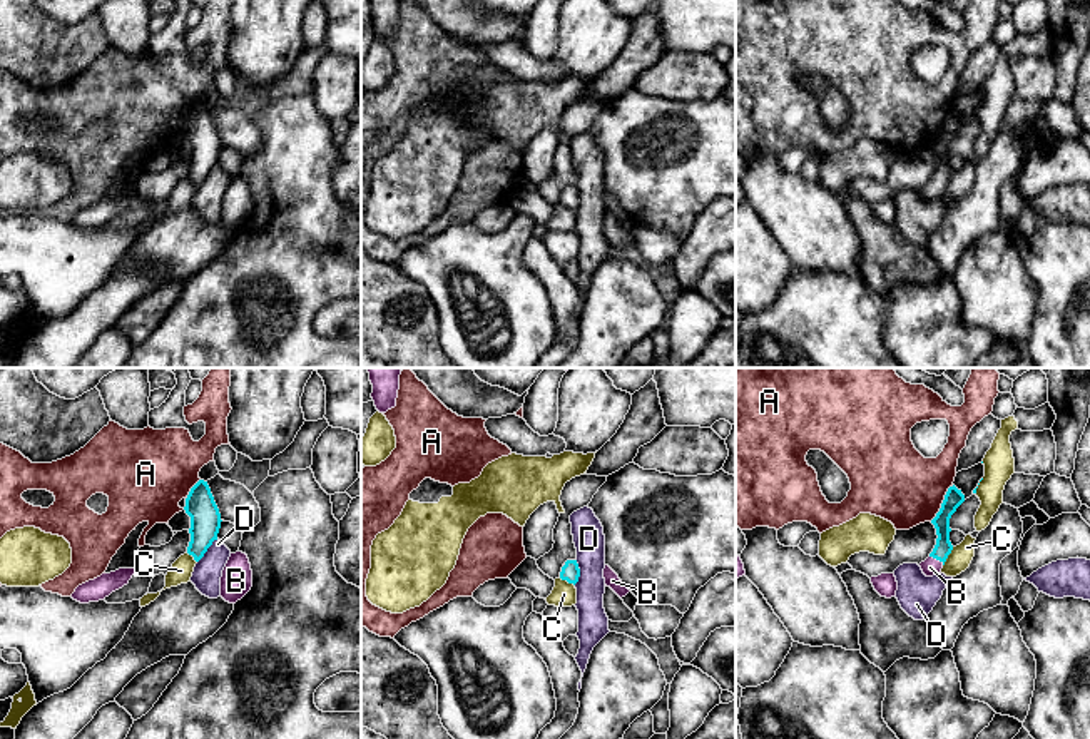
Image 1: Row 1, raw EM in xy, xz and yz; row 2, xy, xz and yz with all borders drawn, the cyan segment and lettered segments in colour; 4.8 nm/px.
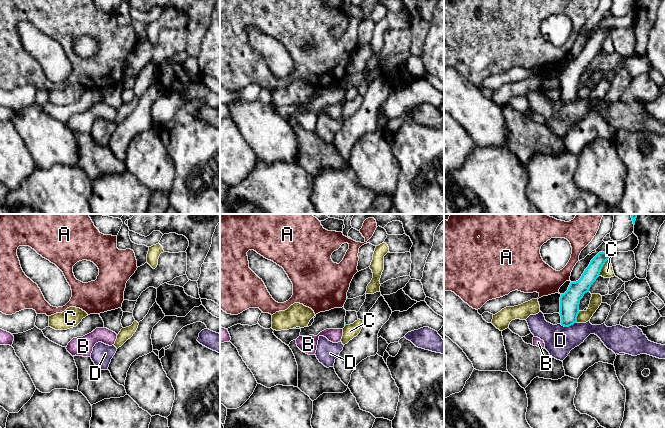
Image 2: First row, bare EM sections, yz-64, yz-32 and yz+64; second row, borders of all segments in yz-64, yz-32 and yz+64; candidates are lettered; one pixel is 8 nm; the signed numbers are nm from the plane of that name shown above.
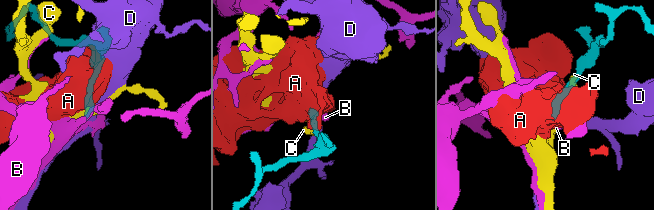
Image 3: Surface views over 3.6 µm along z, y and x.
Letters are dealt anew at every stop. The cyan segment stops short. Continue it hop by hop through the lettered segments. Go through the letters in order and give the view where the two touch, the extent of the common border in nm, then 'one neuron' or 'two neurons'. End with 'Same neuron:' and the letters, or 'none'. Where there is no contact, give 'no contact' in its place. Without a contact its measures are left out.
A: contact in yz; length 200 nm; two neurons
B: contact in yz; length 80 nm; one neuron
C: contact in yz; length 110 nm; two neurons
D: contact in xy; length 160 nm; two neurons
Same neuron: B

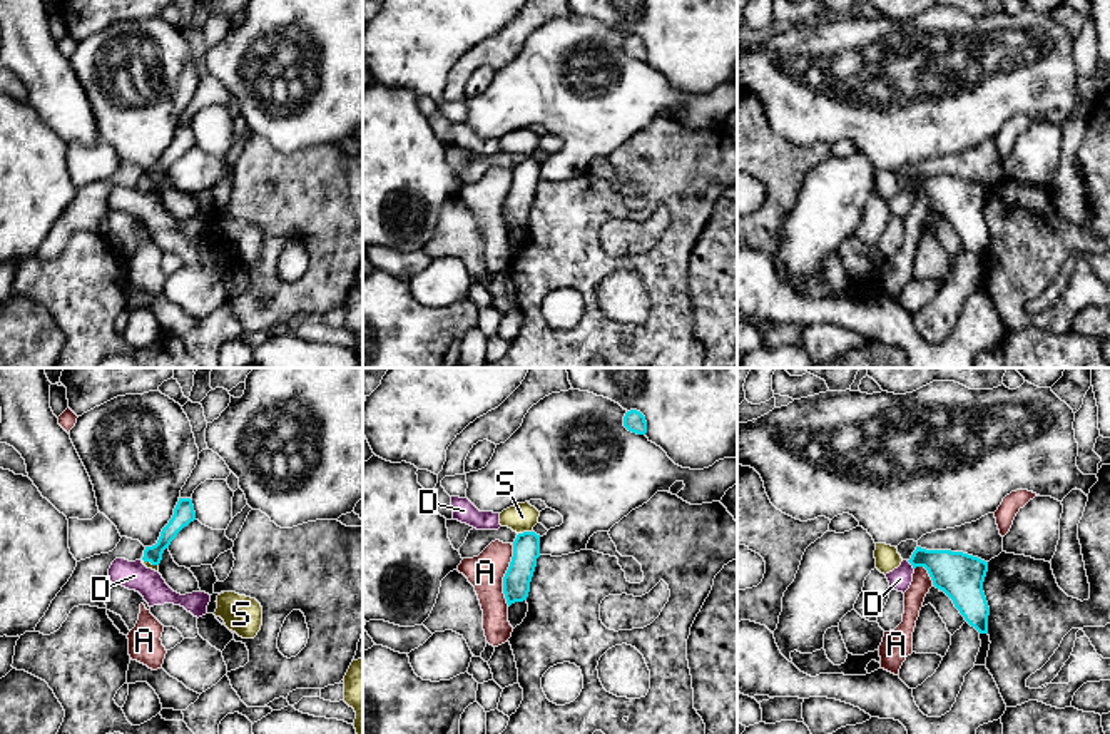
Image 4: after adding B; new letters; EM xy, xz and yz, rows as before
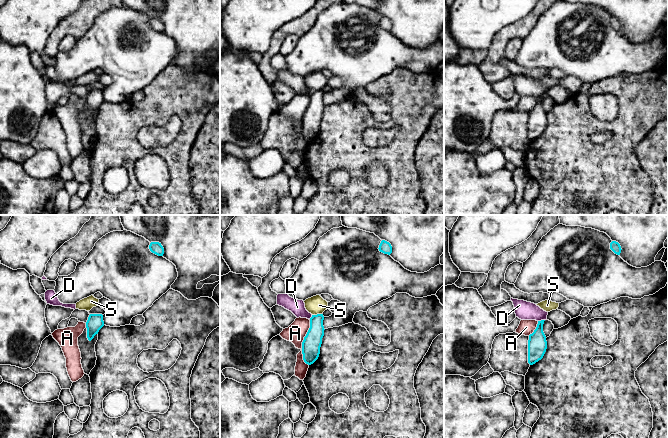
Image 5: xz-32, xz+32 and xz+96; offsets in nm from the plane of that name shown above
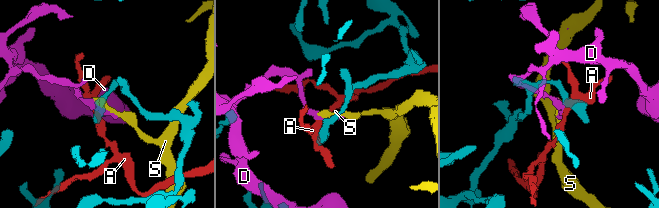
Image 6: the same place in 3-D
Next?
A: contact in xz; length 300 nm; two neurons
D: contact in yz; length 60 nm; two neurons
S: contact in xz; length 70 nm; two neurons
Same neuron: none

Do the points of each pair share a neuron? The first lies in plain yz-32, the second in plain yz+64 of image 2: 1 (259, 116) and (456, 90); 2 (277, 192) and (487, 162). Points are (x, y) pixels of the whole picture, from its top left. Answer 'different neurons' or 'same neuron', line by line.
1: same neuron
2: same neuron

